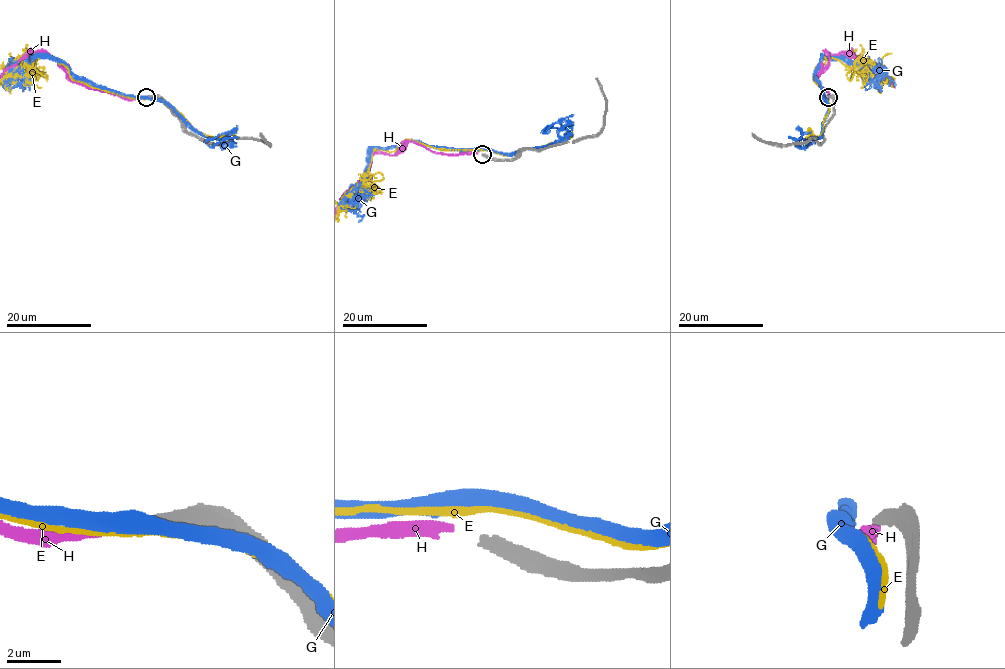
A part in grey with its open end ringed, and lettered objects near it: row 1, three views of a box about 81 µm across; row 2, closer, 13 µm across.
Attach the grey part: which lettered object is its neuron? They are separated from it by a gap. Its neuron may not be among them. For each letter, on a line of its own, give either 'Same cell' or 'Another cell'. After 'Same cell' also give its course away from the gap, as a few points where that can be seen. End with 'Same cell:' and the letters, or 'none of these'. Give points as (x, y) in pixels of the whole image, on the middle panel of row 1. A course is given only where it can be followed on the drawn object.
E: Another cell
G: Another cell
H: Same cell. Its course: (477, 154), (437, 154), (410, 142), (394, 155), (375, 154), (371, 167), (342, 196)
Same cell: H

